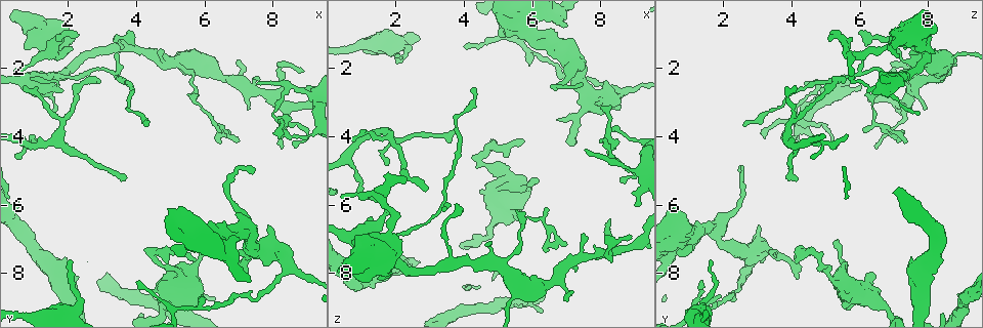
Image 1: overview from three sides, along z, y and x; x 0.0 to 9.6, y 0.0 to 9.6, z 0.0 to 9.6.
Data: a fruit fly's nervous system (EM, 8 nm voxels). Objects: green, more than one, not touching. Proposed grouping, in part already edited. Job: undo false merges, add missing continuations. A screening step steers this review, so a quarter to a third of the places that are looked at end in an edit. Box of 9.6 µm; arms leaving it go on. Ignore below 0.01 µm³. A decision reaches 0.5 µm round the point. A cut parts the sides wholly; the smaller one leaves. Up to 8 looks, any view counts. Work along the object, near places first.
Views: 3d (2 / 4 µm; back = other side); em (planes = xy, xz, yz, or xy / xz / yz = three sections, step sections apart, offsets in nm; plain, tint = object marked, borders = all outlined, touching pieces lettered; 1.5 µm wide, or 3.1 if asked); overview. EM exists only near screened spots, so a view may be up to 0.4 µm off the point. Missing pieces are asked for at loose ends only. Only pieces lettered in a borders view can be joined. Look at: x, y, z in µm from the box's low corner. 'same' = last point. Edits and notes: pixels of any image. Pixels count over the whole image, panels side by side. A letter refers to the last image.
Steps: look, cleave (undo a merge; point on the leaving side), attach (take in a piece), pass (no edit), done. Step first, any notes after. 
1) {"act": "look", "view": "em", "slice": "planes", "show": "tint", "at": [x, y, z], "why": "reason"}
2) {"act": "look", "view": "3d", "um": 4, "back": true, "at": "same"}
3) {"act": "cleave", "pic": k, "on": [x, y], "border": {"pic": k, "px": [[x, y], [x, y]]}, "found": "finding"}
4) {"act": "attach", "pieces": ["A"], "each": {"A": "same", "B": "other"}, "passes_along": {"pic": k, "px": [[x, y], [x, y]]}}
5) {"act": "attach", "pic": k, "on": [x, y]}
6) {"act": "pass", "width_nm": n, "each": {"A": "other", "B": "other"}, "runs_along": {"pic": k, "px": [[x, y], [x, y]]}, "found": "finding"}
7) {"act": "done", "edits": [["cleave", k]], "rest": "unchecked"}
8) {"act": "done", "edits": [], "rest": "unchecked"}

{"act": "look", "view": "3d", "um": 4, "back": true, "at": [8.95, 2.15, 6.85], "why": "thin end"}

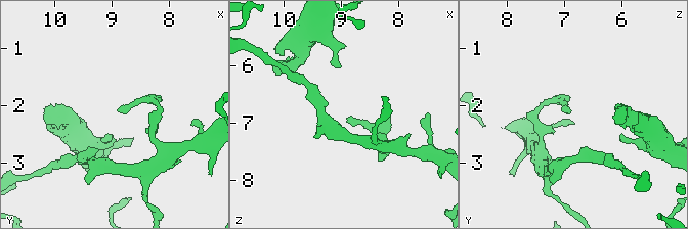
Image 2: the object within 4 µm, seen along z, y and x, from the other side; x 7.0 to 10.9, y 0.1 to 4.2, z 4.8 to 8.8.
{"act": "look", "view": "em", "slice": "planes", "show": "borders", "at": [8.90, 2.10, 6.85]}

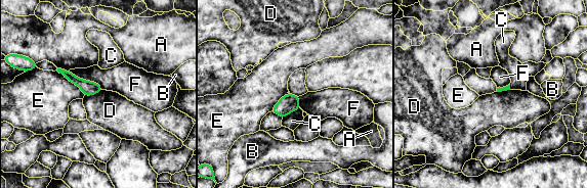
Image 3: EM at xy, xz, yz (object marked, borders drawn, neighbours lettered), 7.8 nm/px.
{"act": "pass", "longest_contact_nm": ["F", 320], "each": {"A": "other", "B": "other", "C": "other", "D": "other", "E": "other", "F": "other"}, "runs_along": {"pic": 3, "px": [[65, 73], [88, 88], [98, 89]]}, "found": "none of them fits"}

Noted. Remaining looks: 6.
{"act": "look", "view": "em", "slice": "xz", "step": 8, "show": "tint", "at": [5.75, 7.65, 4.05], "why": "free end"}

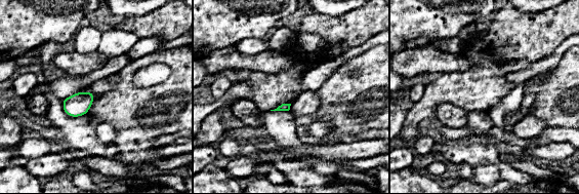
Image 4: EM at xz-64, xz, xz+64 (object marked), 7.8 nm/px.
{"act": "look", "view": "em", "slice": "xy", "step": 8, "show": "borders", "at": "same"}

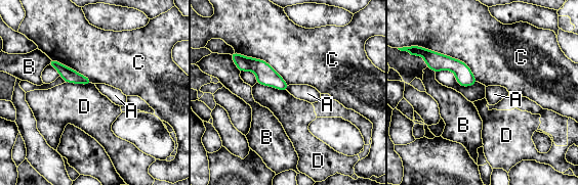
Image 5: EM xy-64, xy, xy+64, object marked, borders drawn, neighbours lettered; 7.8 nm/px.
{"act": "pass", "longest_contact_nm": ["C", 500], "each": {"A": "other", "B": "other", "C": "other", "D": "other"}, "runs_along": {"pic": 5, "px": [[237, 60], [257, 65], [285, 87]]}, "found": "none of them fits"}

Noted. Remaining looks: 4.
{"act": "look", "view": "em", "slice": "xy", "step": 4, "show": "tint", "at": [6.50, 6.75, 1.45], "why": "thick turns thin"}

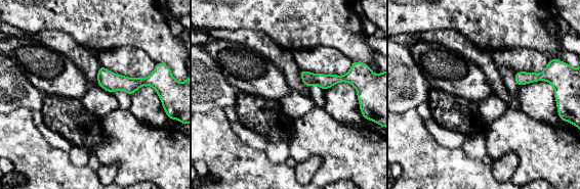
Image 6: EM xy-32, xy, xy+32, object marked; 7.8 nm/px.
{"act": "look", "view": "em", "slice": "planes", "show": "borders", "at": "same"}

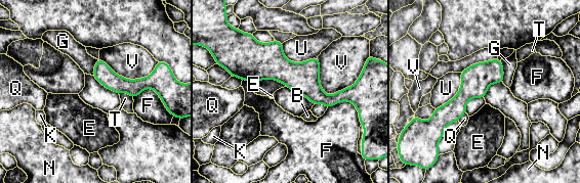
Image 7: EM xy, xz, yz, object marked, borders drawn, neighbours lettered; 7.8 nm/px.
{"act": "pass", "longest_contact_nm": ["V", 380], "each": {"B": "other", "E": "other", "F": "other", "G": "other", "K": "other", "N": "other", "Q": "other", "T": "other", "U": "other", "V": "other"}, "runs_along": {"pic": 7, "px": [[231, 65], [276, 65], [324, 98], [350, 92]]}, "found": "one neuron here"}

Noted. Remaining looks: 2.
{"act": "done", "edits": [], "rest": "unchecked"}

